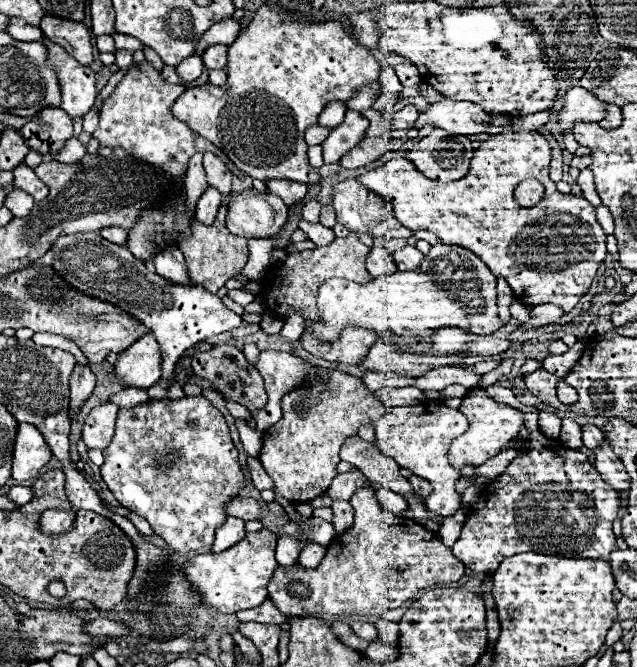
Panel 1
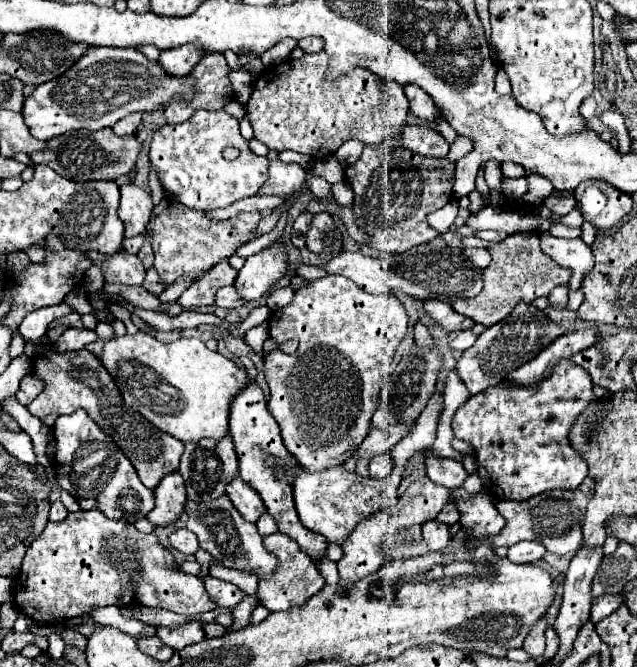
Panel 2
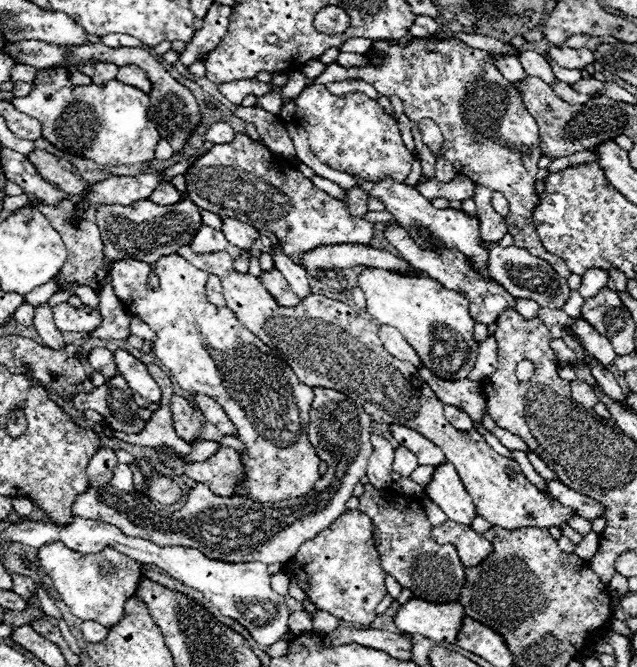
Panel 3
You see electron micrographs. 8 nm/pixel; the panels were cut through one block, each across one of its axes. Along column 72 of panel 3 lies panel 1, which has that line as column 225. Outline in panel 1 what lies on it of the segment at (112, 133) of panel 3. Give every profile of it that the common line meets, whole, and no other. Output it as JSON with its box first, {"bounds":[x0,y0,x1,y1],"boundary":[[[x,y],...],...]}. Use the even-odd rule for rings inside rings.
{"bounds":[172,2,380,184],"boundary":[[[266,2],[258,8],[248,28],[228,48],[226,72],[228,82],[224,86],[204,84],[198,88],[186,88],[174,102],[172,114],[188,124],[192,132],[210,140],[232,160],[234,166],[252,178],[316,184],[320,174],[308,164],[308,144],[304,142],[306,128],[318,122],[318,114],[330,100],[348,102],[364,84],[378,80],[380,66],[338,20],[302,22],[298,14],[288,12],[278,2]]]}

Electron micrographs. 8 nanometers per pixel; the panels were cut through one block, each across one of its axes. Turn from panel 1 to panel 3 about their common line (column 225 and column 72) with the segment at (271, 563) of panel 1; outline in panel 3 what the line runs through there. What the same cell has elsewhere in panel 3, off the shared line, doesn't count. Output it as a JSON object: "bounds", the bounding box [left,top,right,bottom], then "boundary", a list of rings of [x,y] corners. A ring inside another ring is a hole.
{"bounds":[38,544,142,628],"boundary":[[[44,544],[44,548],[38,550],[38,558],[70,612],[80,620],[94,620],[106,628],[118,624],[126,600],[134,594],[142,576],[138,562],[114,548],[104,548],[104,552],[100,550],[96,554],[80,554],[68,550],[64,544]]]}

